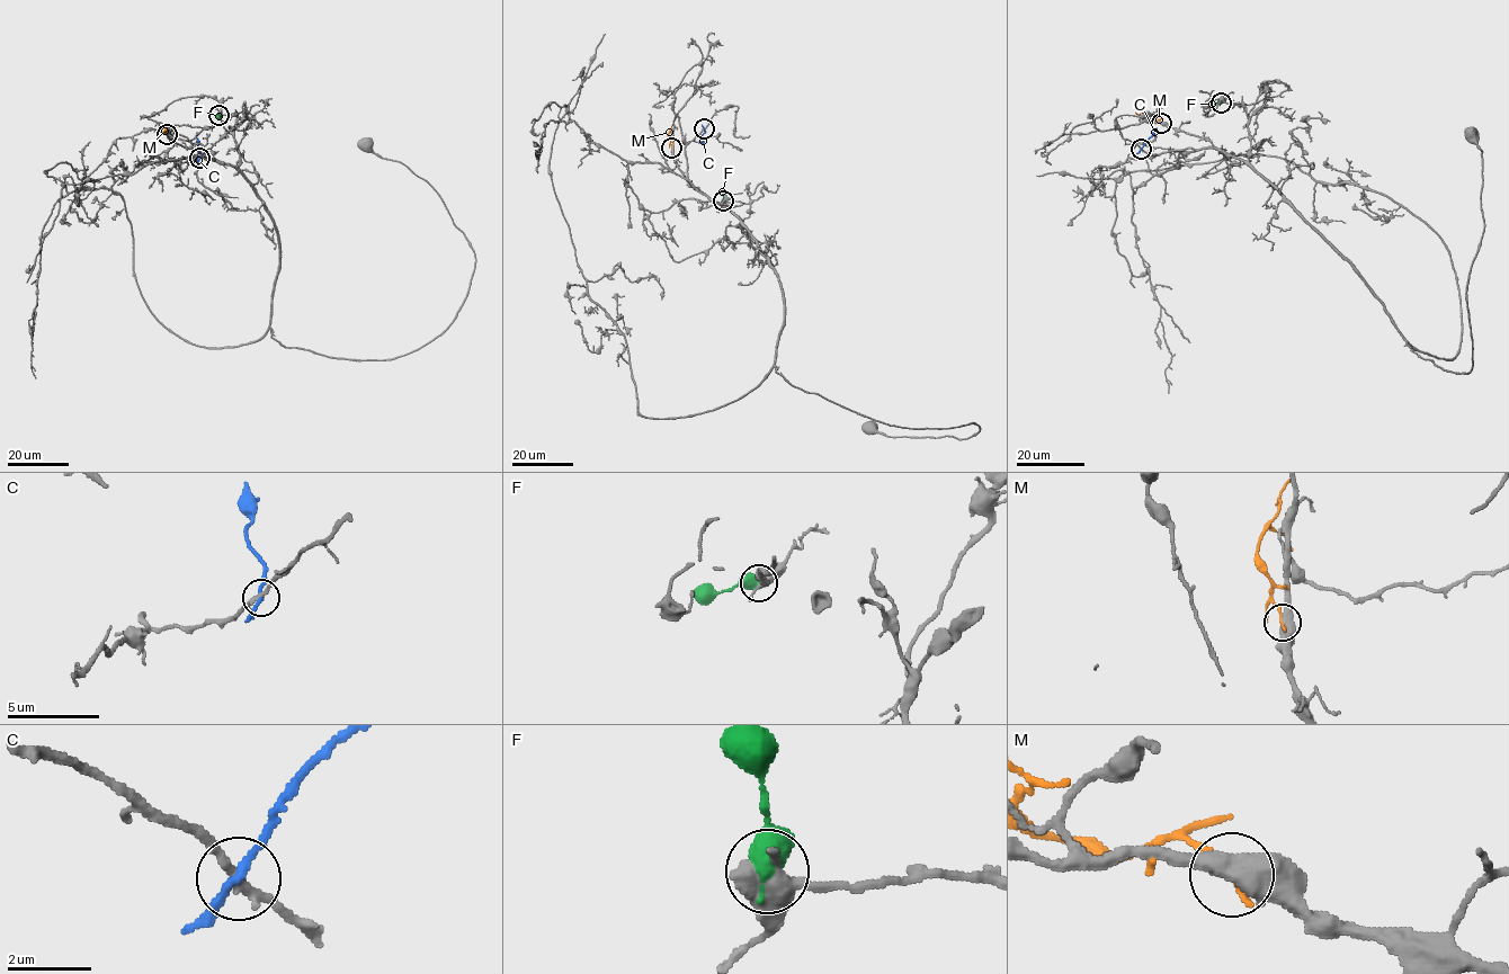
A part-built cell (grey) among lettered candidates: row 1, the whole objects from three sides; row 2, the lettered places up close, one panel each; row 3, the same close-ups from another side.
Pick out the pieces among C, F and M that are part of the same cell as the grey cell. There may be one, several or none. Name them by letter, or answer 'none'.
none

